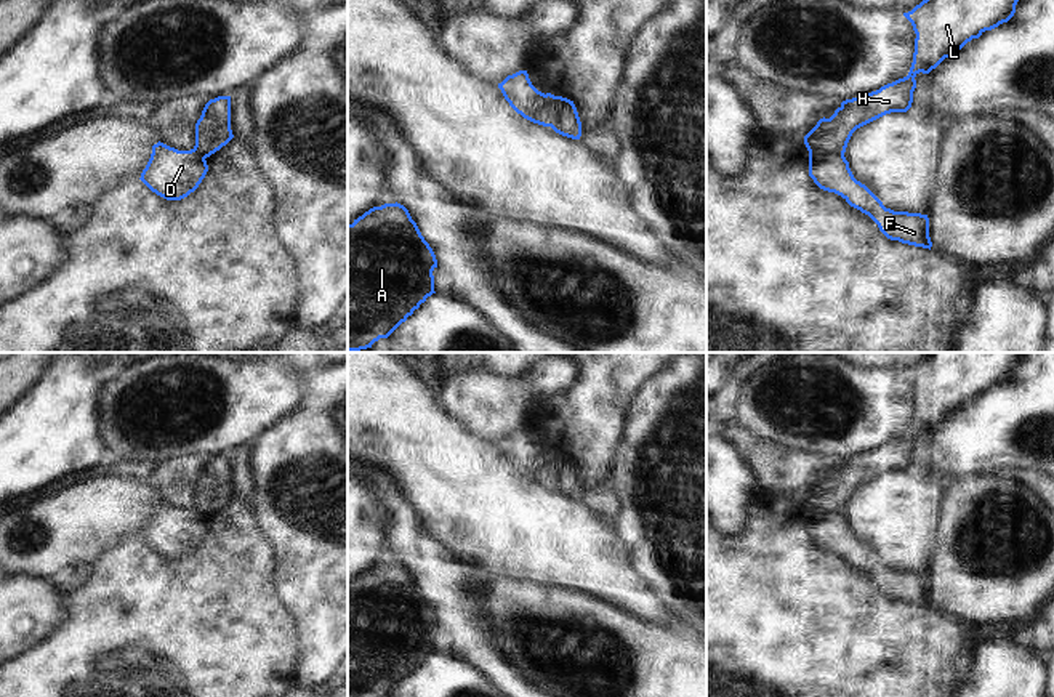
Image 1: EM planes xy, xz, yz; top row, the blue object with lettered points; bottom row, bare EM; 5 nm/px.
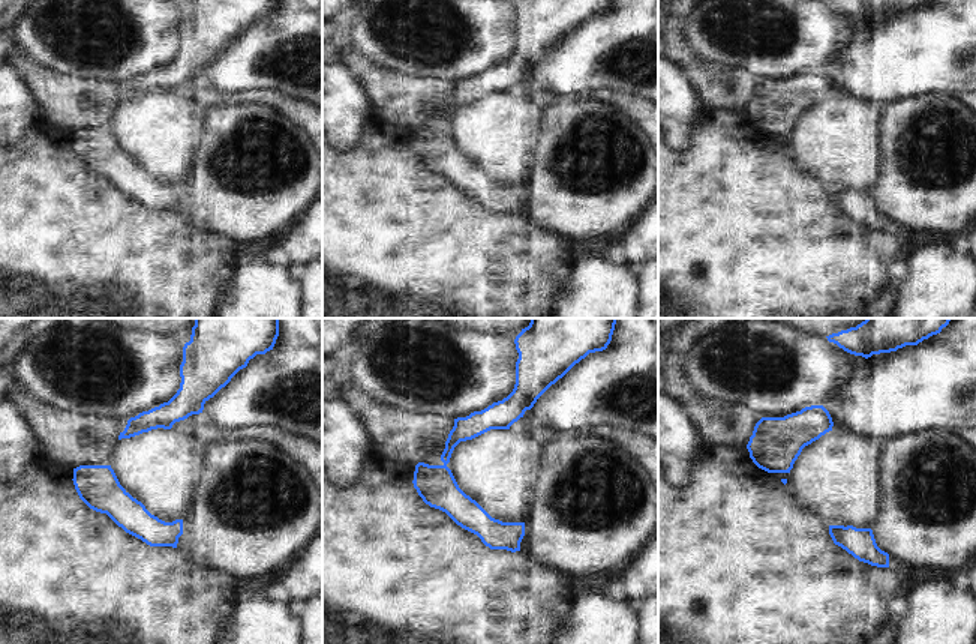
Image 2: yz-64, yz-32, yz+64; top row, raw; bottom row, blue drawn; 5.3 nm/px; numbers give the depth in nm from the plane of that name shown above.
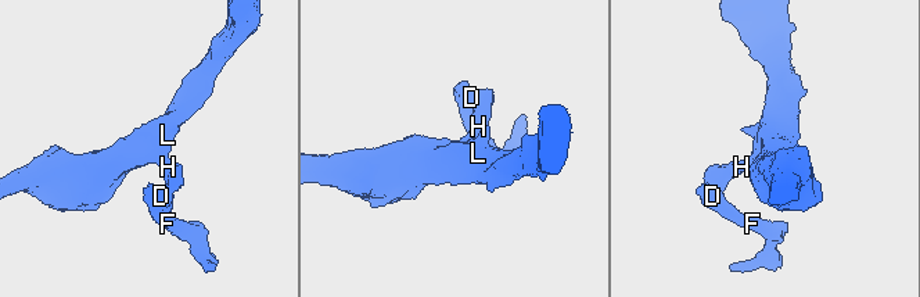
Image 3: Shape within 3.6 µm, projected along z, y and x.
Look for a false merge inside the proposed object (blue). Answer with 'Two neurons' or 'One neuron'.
Two neurons

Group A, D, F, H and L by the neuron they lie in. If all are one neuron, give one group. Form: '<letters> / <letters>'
A H L / D F

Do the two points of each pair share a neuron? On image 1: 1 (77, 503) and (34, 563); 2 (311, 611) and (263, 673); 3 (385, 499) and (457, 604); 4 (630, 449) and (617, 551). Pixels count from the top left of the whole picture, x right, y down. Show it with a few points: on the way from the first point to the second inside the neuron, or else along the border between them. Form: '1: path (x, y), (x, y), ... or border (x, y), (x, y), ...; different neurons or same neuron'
1: path (74, 518), (45, 548); same neuron
2: border (277, 598), (289, 614), (297, 635), (295, 665); different neurons
3: path (404, 524), (410, 543), (444, 579); same neuron
4: border (614, 527), (628, 547), (630, 563), (635, 568); different neurons

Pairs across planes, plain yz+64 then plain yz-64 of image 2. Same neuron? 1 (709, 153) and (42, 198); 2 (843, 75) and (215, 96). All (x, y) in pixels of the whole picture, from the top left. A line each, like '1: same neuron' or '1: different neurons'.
1: same neuron
2: different neurons

